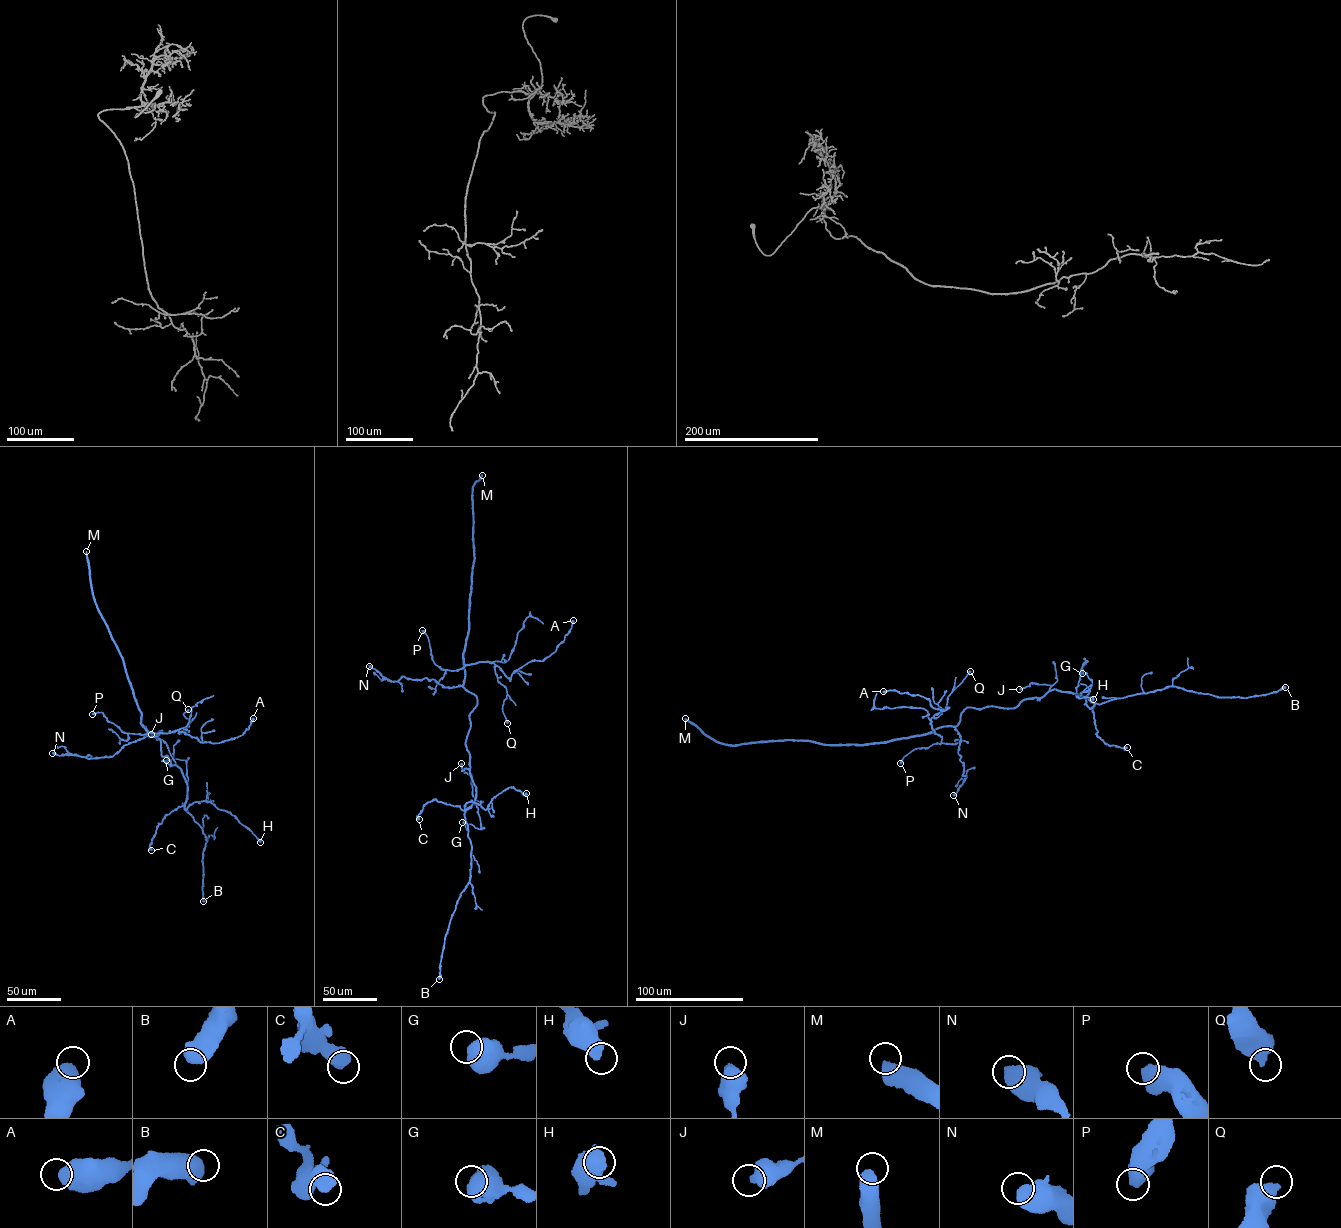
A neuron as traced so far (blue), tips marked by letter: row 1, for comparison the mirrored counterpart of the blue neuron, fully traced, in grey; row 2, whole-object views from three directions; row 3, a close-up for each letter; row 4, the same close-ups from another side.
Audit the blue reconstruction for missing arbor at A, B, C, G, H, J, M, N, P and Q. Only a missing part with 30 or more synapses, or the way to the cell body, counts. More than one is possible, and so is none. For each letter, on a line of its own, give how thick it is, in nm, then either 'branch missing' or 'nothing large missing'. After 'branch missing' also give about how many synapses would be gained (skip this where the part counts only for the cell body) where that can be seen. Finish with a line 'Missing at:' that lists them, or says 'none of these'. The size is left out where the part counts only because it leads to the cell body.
A: 600 nm thick; nothing large missing
B: 750 nm thick; nothing large missing
C: 600 nm thick; nothing large missing
G: 750 nm thick; nothing large missing
H: 550 nm thick; nothing large missing
J: 700 nm thick; nothing large missing
M: 550 nm thick; branch missing; about 1000 synapses
N: 600 nm thick; nothing large missing
P: 600 nm thick; nothing large missing
Q: 500 nm thick; nothing large missing
Missing at: M

